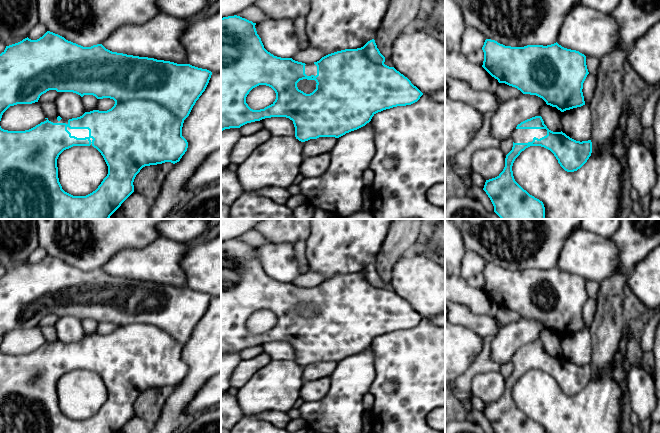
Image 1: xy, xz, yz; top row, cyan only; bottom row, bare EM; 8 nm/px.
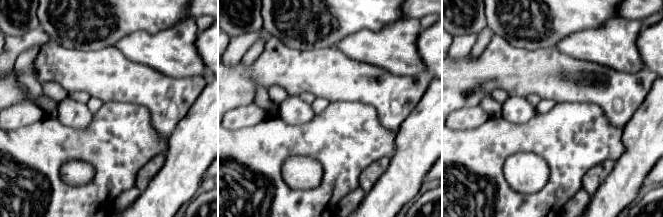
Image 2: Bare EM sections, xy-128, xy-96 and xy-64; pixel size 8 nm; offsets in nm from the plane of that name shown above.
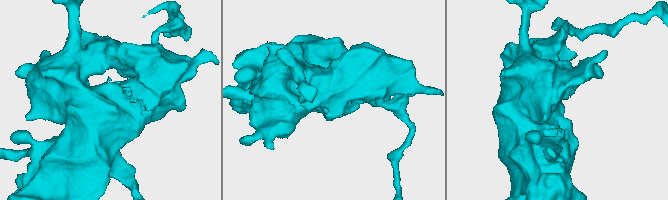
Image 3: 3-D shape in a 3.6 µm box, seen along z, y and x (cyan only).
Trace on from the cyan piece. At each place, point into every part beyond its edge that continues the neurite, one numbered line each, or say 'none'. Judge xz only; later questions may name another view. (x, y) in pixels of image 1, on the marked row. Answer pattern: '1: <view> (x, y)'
1: xz (310, 68)

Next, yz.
1: yz (519, 135)

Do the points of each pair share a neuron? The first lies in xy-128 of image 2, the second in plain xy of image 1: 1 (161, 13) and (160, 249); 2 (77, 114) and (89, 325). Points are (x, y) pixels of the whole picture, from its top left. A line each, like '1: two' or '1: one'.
1: two
2: two

